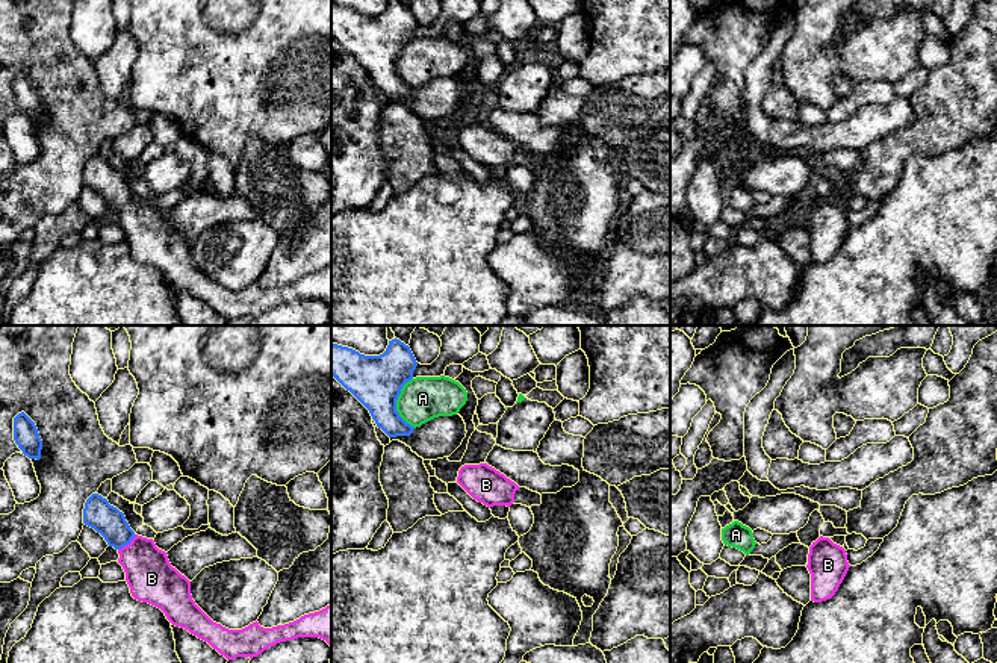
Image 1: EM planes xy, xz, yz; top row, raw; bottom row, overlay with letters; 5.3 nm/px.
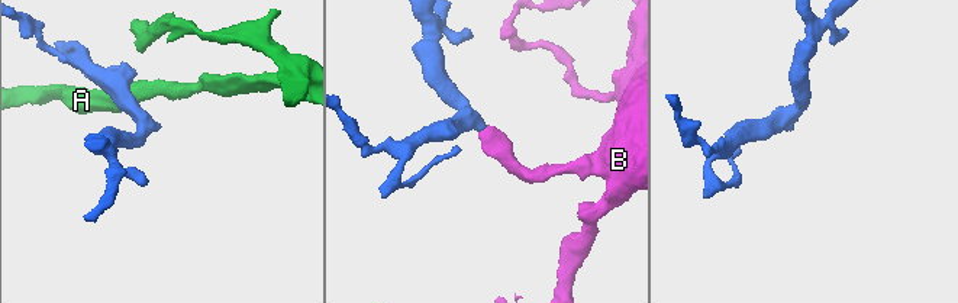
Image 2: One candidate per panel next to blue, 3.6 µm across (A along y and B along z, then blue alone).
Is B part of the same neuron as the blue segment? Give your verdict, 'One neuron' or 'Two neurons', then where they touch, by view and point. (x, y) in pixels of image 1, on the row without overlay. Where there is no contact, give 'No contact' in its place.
One neuron. Touches blue at xy (127, 205)

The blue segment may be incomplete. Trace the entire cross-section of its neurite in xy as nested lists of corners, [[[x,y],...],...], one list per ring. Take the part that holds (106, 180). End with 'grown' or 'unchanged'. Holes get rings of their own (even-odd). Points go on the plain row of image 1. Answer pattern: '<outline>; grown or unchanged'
[[[92,154],[86,160],[83,185],[118,212],[118,224],[135,260],[160,269],[172,286],[207,303],[227,321],[253,319],[269,307],[298,298],[319,298],[331,307],[331,266],[272,289],[263,289],[256,282],[242,291],[228,291],[195,265],[191,242],[171,227],[166,213],[153,200],[138,197],[124,174],[106,159]]]; grown

